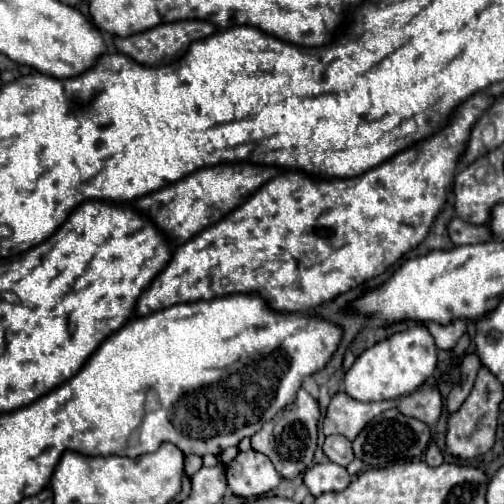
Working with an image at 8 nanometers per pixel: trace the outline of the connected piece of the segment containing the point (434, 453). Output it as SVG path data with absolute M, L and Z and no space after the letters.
M430 443L430 447L426 449L426 463L428 463L430 467L438 467L442 461L444 461L442 451L436 447L436 443Z

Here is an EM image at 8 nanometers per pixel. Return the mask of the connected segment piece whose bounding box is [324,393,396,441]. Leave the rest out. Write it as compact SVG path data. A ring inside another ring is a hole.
M336 393L324 417L324 435L340 433L352 441L372 417L390 407L396 407L396 399L380 403L360 403L346 393Z

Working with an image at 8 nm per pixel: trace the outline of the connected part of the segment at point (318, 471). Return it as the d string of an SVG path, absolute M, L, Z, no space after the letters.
M332 461L316 463L304 473L304 485L314 497L328 491L344 491L348 483L350 483L348 471Z

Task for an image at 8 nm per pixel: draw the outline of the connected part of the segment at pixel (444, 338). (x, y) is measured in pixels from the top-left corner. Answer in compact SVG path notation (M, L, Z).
M452 321L452 325L428 323L426 327L432 333L438 349L452 349L458 343L458 339L466 333L466 323L464 321Z

